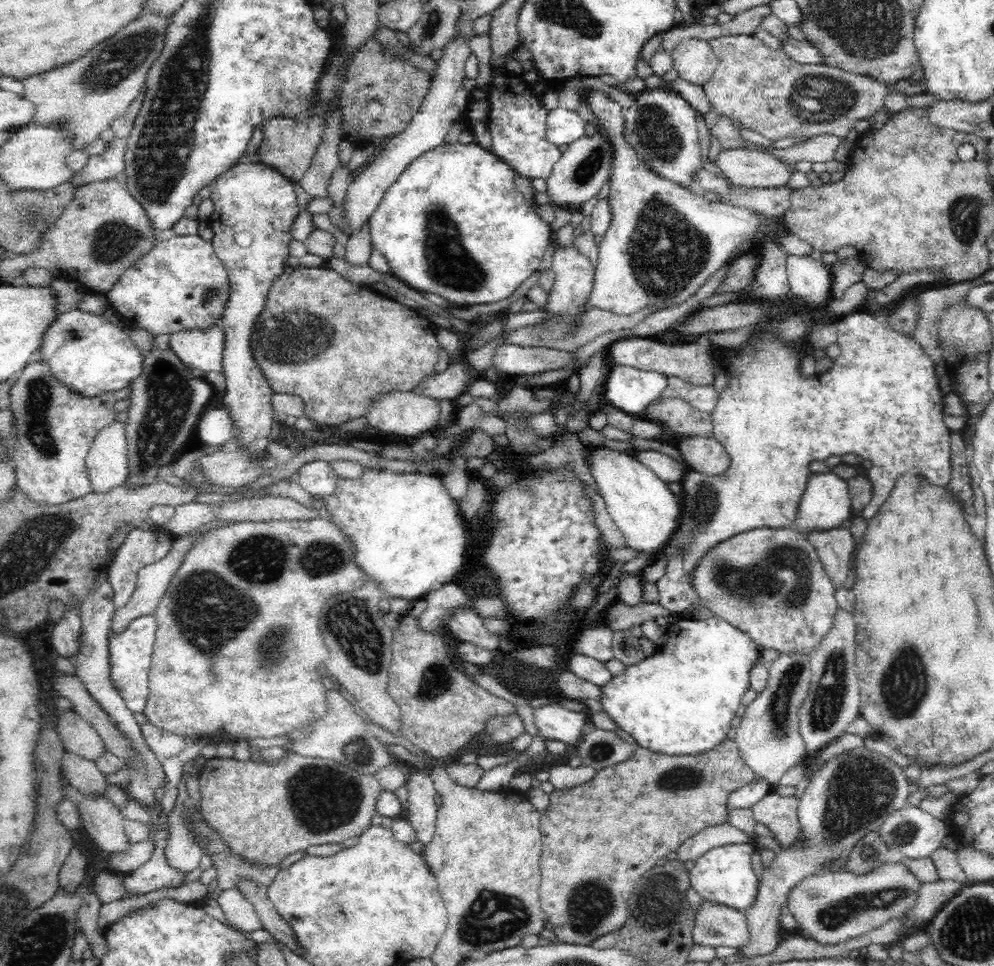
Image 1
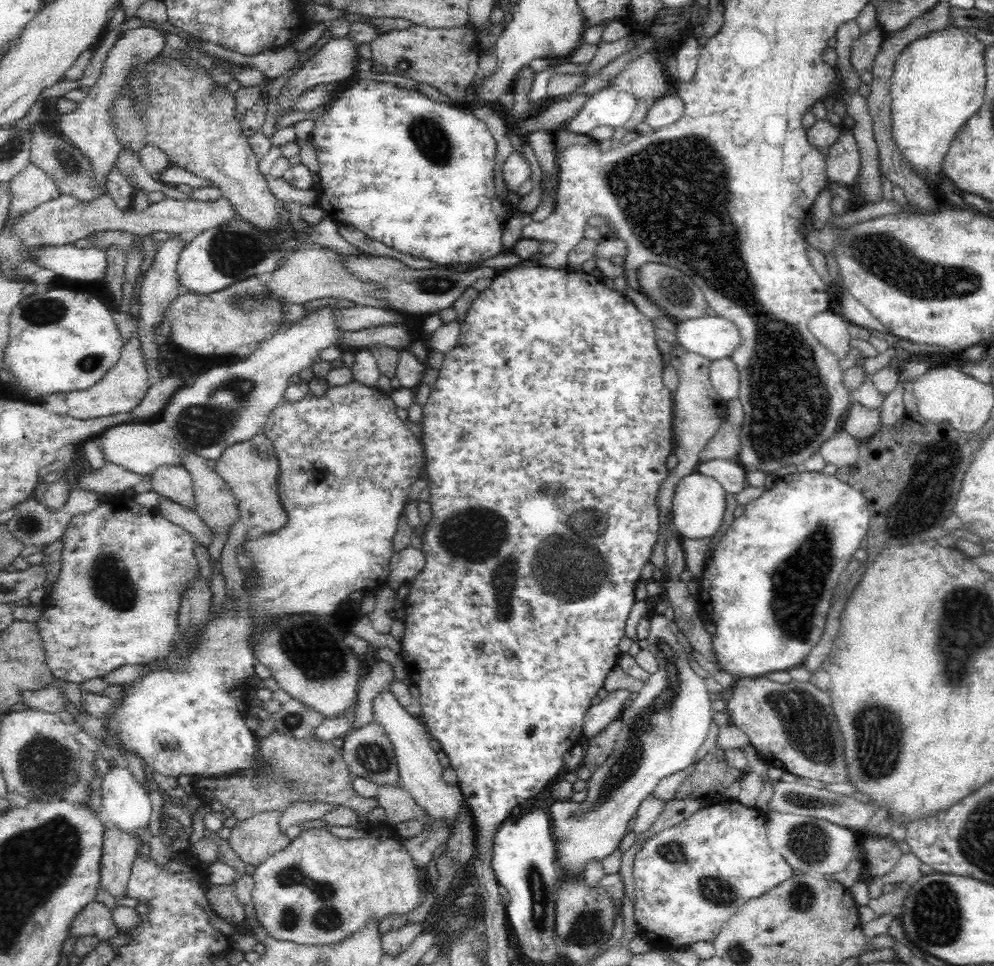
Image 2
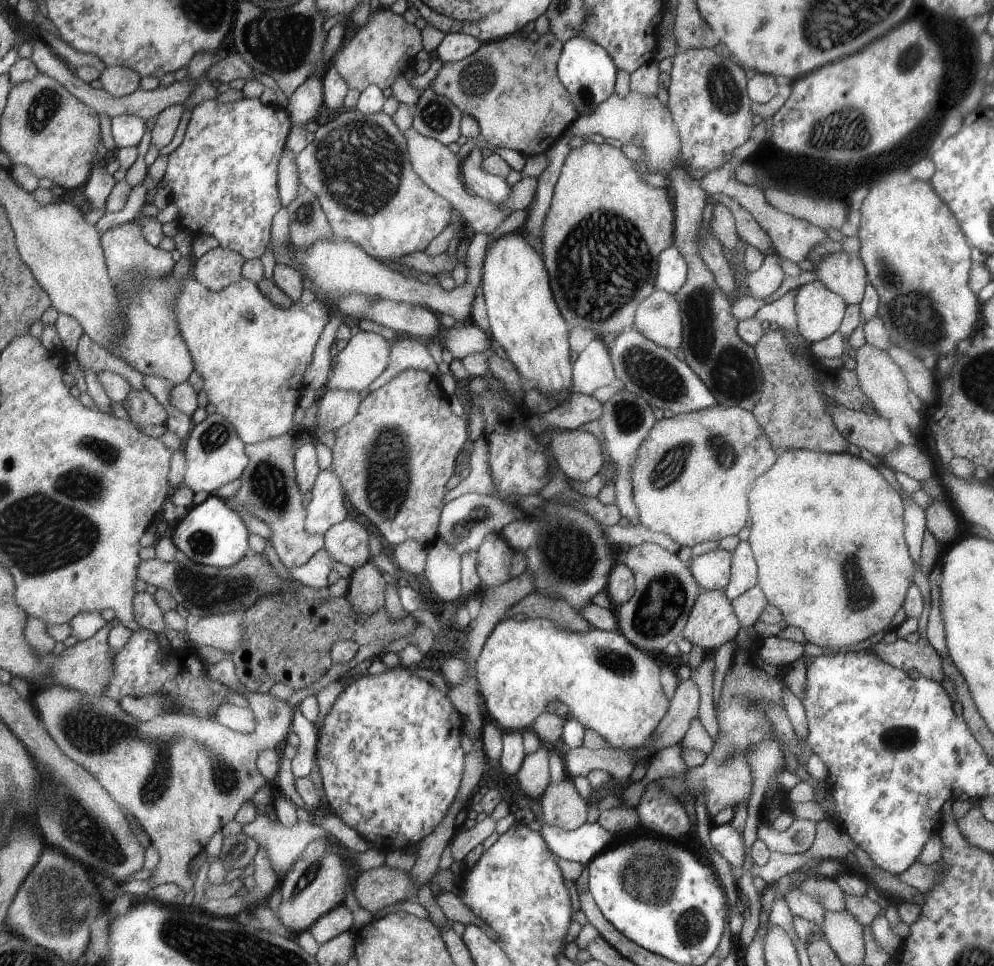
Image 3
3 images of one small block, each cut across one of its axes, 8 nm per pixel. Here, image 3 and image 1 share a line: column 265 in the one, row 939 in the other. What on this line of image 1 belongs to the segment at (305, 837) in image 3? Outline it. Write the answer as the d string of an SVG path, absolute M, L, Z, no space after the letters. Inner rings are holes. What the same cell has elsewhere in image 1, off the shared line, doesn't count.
M884 863L873 872L864 875L835 870L821 870L806 876L801 882L794 885L788 894L787 904L790 913L798 921L800 929L807 933L810 938L815 939L823 945L833 945L839 942L850 940L886 924L892 918L902 918L908 910L914 908L918 890L922 884L916 881L916 877L908 872L902 863Z

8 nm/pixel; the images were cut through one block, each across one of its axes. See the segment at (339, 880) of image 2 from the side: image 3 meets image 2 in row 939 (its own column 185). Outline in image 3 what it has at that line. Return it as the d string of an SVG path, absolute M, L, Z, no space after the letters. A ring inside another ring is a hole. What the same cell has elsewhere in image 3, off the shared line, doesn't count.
M188 277L182 280L182 288L172 302L172 310L176 326L180 328L180 336L191 350L195 370L198 370L204 380L203 389L209 404L214 404L216 413L222 414L235 425L236 432L243 438L246 446L290 433L294 426L294 412L299 407L302 394L302 374L312 364L316 342L324 326L328 324L328 306L315 298L308 304L293 300L292 306L284 308L272 304L259 284L248 279L238 280L220 292L212 292L194 277Z

